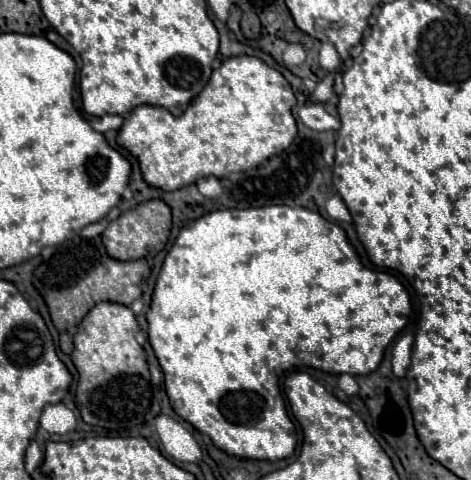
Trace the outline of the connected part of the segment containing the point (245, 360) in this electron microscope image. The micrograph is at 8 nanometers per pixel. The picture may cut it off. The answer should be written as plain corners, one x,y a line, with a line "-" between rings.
263,206
263,208
247,208
247,210
217,210
201,216
191,226
183,228
163,260
161,272
155,280
153,298
145,316
149,324
147,328
149,342
165,374
165,392
169,396
175,414
179,414
201,434
207,434
213,440
213,444
225,454
251,458
251,460
281,460
293,454
297,444
297,434
293,422
287,416
285,402
279,394
279,386
277,386
279,376
291,368
303,368
303,366
317,368
329,374
351,374
351,376
369,374
379,366
387,344
407,324
409,312
411,312
409,294
403,288
403,284
389,272
381,272
379,276
375,270
365,268
353,246
347,242
347,236
341,226
321,218
317,212
311,212
307,208

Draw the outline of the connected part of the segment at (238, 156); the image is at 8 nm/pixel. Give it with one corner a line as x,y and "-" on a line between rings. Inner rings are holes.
235,56
225,60
207,82
205,90
193,98
185,114
173,116
167,110
155,106
137,106
125,116
125,122
117,134
117,144
133,154
139,162
143,180
159,190
179,190
195,184
199,178
227,178
233,172
243,172
265,162
269,156
283,152
297,136
297,124
291,114
295,96
289,82
263,60
253,56

